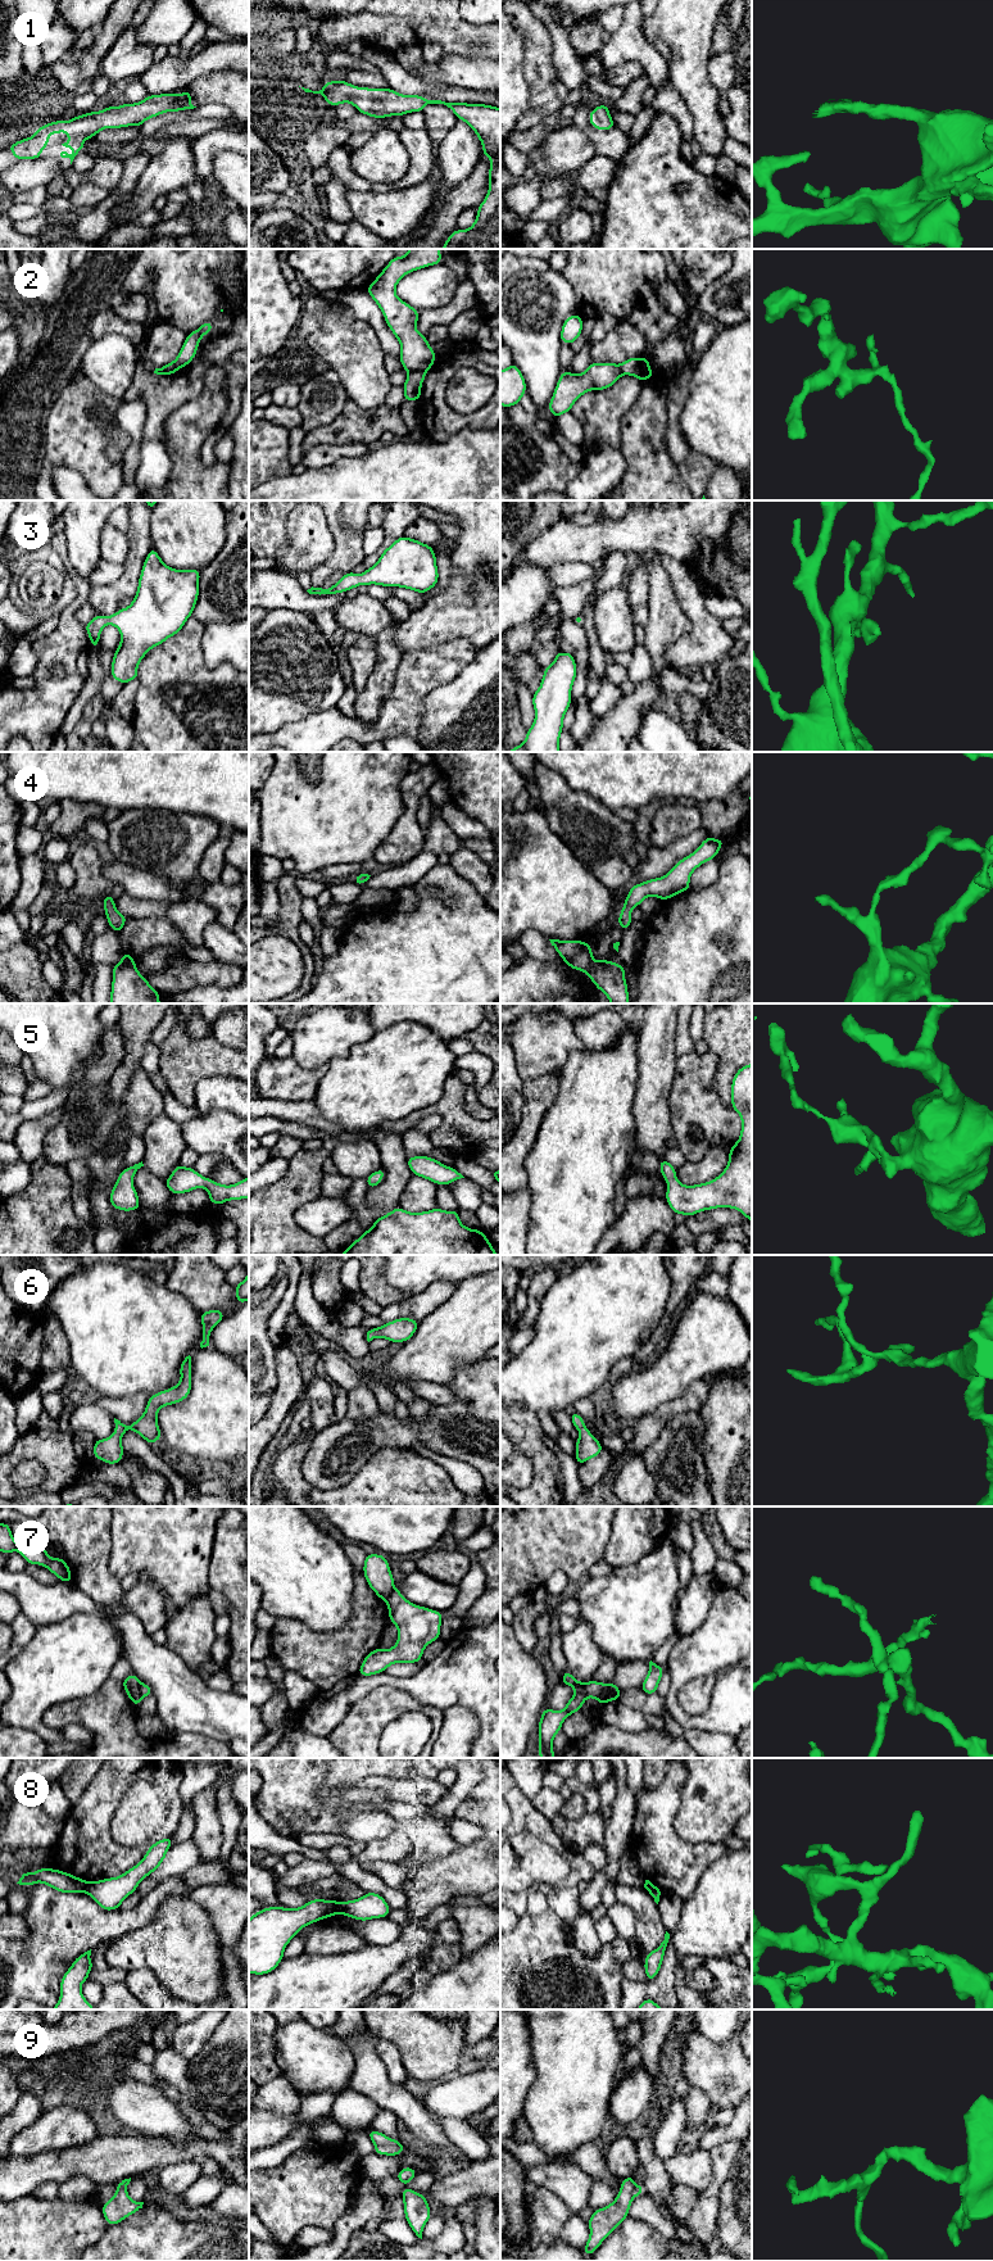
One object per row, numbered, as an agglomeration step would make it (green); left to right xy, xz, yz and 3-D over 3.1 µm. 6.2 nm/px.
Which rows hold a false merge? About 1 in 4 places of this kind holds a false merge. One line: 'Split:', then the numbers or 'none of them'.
Split: 2, 7, 8

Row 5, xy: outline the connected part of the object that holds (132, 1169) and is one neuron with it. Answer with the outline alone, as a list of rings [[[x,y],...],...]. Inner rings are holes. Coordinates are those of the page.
[[[142,1161],[131,1165],[128,1169],[123,1169],[119,1173],[119,1177],[109,1195],[110,1204],[114,1209],[123,1211],[140,1209],[139,1195],[132,1184],[132,1178],[141,1166],[144,1166]]]

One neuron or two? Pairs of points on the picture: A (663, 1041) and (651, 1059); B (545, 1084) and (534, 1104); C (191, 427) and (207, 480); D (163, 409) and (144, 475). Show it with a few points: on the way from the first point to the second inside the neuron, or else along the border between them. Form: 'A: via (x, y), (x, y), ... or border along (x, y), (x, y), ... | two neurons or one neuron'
A: via (660, 1045), (654, 1055) | one neuron
B: via (544, 1090), (538, 1099) | one neuron
C: via (191, 440), (191, 465), (194, 467) | one neuron
D: border along (163, 442), (144, 440), (141, 443) | two neurons

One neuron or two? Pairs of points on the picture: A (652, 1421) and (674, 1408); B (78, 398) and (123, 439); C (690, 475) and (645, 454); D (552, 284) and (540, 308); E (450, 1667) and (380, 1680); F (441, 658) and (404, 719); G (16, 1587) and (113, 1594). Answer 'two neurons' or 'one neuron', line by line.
A: one neuron
B: one neuron
C: two neurons
D: one neuron
E: one neuron
F: one neuron
G: two neurons

